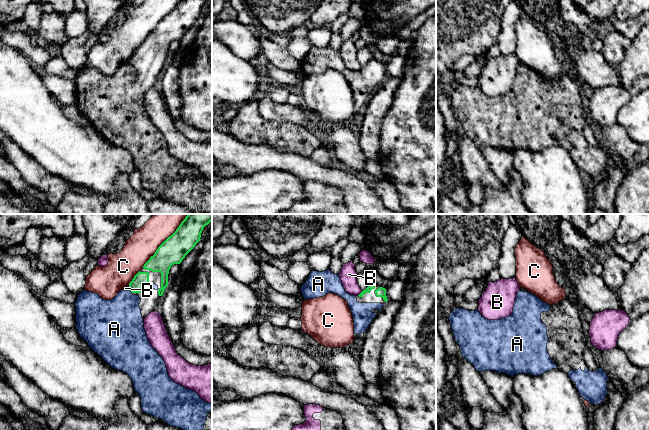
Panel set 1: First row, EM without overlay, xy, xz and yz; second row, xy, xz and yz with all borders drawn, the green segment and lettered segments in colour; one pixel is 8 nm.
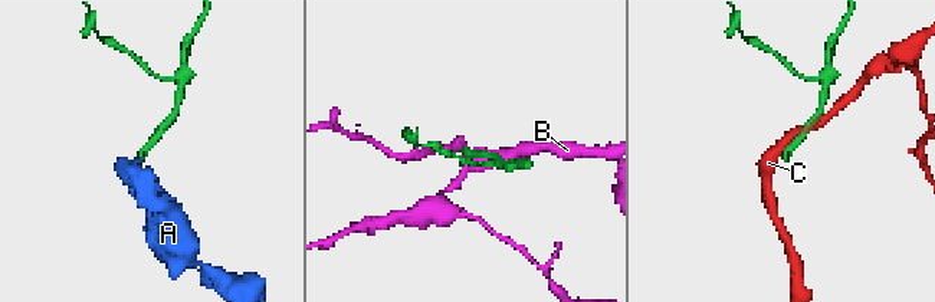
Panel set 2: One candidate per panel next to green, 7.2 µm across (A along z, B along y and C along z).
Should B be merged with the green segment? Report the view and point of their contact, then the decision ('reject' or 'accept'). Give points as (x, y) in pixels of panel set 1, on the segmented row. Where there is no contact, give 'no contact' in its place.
xz (360, 293) | reject

